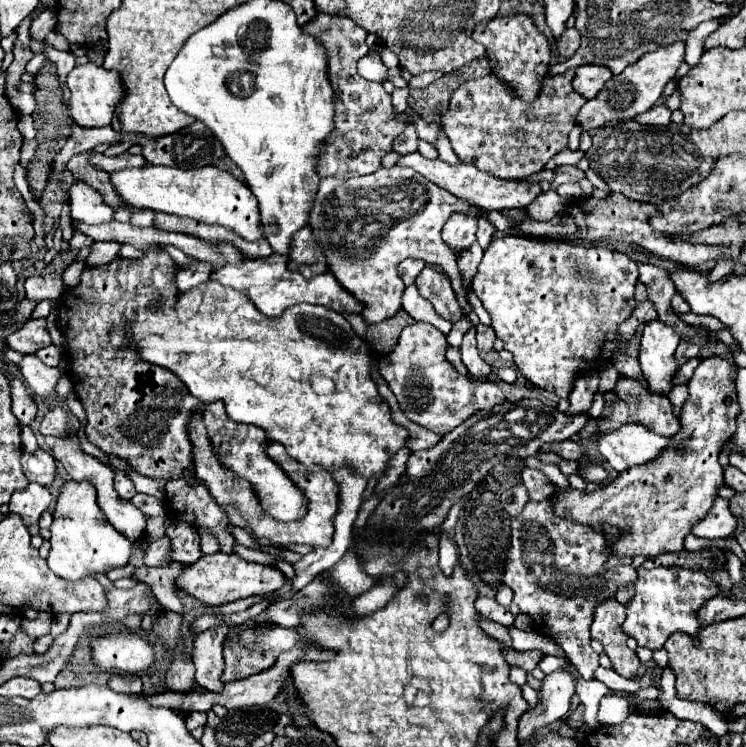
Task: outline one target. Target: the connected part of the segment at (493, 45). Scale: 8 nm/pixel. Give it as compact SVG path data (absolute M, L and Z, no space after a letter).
M528 14L494 16L486 24L476 24L474 40L486 48L486 54L492 66L492 74L502 78L504 82L510 82L510 86L514 86L518 96L522 96L524 100L534 100L542 84L542 78L546 76L550 68L552 46L548 38L536 28L532 16Z

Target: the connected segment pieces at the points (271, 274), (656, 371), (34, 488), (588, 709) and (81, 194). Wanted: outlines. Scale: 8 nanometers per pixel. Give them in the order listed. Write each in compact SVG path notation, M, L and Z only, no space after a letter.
M270 254L268 258L248 260L242 266L224 266L224 268L212 272L210 280L216 280L222 286L230 286L230 288L246 292L246 296L254 302L254 306L270 318L278 318L278 316L282 316L282 312L288 306L302 304L302 302L334 308L336 312L342 312L342 314L362 314L364 308L366 308L364 302L360 302L354 294L350 294L334 278L332 272L324 272L324 274L316 274L312 278L304 278L302 272L292 270L290 260L286 256L280 256L280 254Z
M650 320L642 326L638 362L650 388L660 394L670 392L670 380L676 374L674 352L680 344L680 336L660 320Z
M30 484L24 490L14 492L14 496L8 502L10 512L20 514L26 526L38 524L42 512L48 510L50 504L52 504L52 494L48 488L40 484Z
M578 676L578 684L576 684L576 696L580 698L580 702L584 704L584 724L592 730L596 730L598 724L598 702L604 694L608 694L610 690L598 682L598 680L584 680Z
M72 180L70 188L70 214L74 220L84 224L104 224L114 218L114 208L110 208L102 194L88 186L84 180Z

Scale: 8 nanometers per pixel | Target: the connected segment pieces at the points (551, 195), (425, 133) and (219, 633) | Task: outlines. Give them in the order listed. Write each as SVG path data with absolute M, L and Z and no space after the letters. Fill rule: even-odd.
M548 190L548 192L542 192L534 200L534 204L526 208L526 212L532 220L542 222L542 220L552 220L558 214L566 214L566 208L568 208L568 200L558 196L556 190Z
M416 118L416 126L418 126L418 136L430 144L436 144L438 136L444 134L442 124L430 124L430 122L424 122L422 118Z
M218 626L218 628L212 628L212 630L196 634L194 642L192 642L192 648L194 648L192 656L194 656L194 664L196 664L196 682L202 688L212 690L212 692L220 692L226 686L222 682L222 674L224 674L223 646L228 630L230 630L230 626Z

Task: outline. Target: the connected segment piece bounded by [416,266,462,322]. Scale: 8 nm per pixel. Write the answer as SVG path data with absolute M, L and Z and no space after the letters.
M426 266L416 278L416 286L418 286L418 292L434 304L434 310L442 318L450 322L458 322L462 318L462 310L458 306L456 294L444 272L440 272L438 268Z

